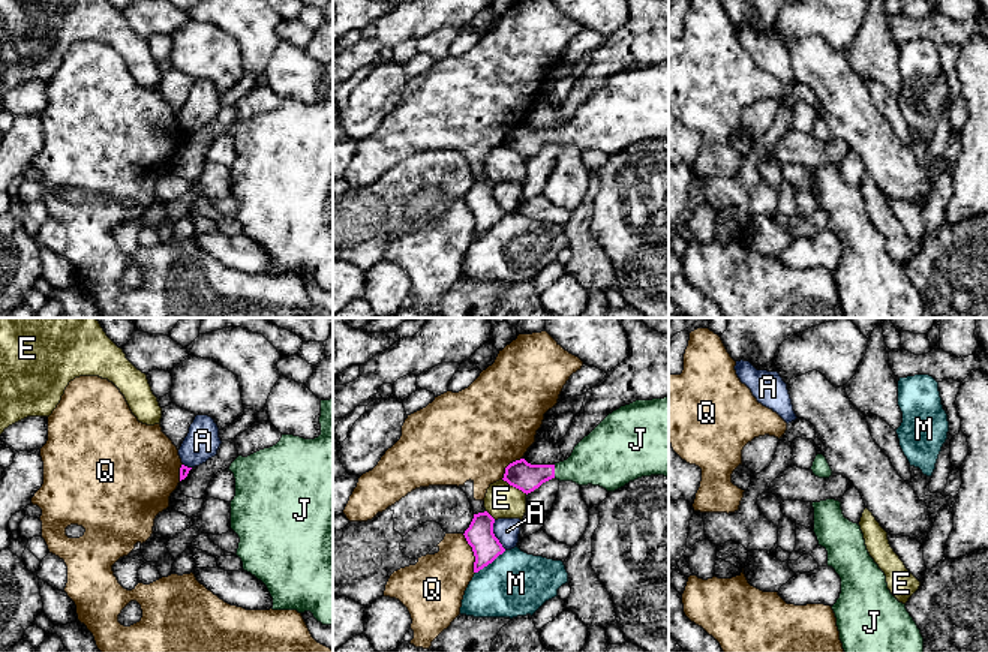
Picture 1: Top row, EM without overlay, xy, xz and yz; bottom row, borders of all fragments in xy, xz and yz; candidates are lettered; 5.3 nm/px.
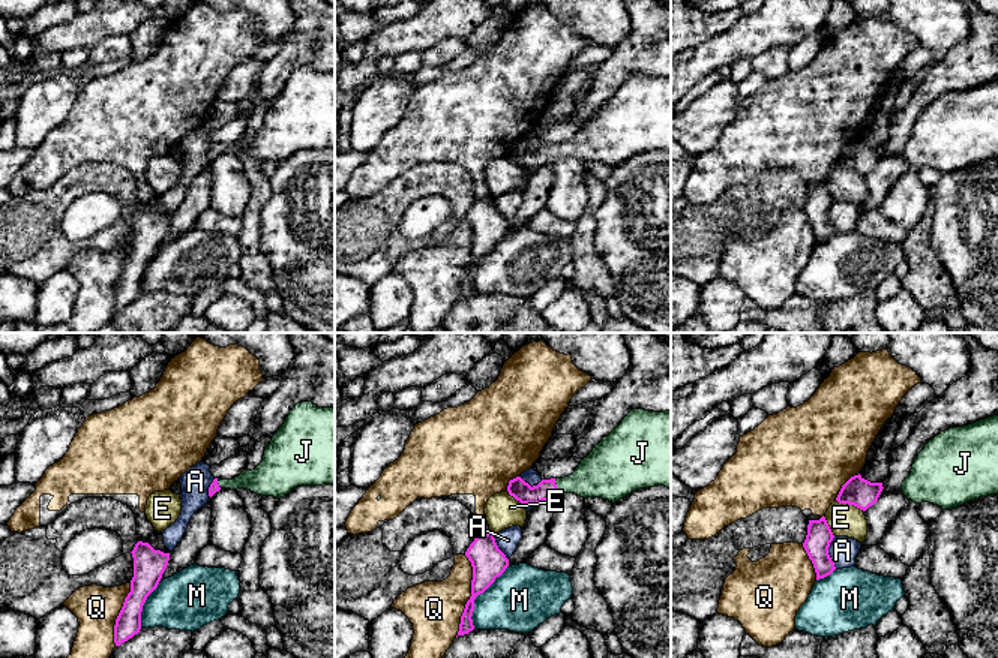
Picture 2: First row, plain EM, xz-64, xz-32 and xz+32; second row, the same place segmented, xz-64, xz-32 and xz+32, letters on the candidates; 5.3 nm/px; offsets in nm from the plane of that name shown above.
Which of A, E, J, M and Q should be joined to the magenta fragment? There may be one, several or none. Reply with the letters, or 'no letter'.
J

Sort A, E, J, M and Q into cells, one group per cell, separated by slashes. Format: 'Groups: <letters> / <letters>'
Groups: A / E / J / M / Q

